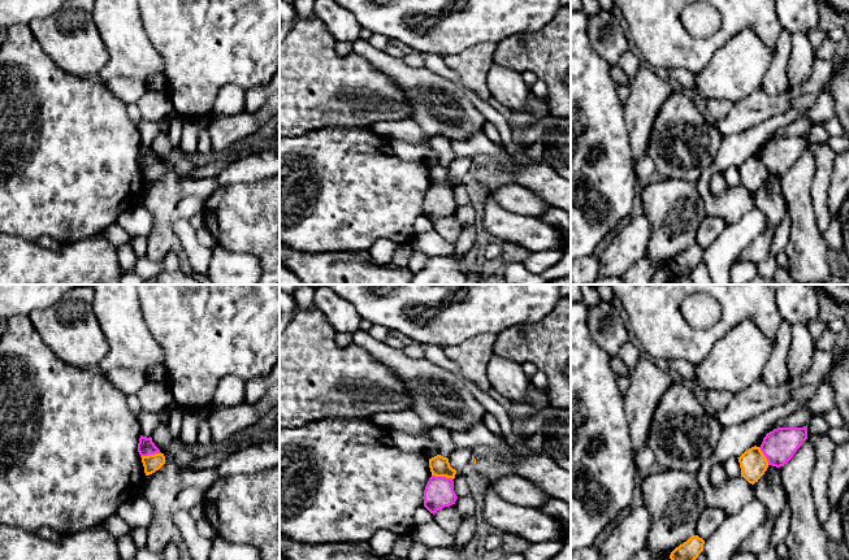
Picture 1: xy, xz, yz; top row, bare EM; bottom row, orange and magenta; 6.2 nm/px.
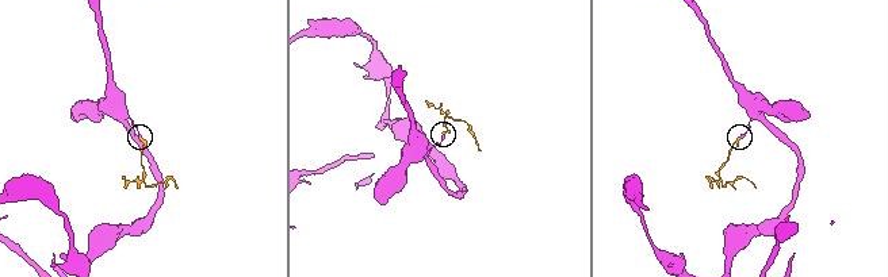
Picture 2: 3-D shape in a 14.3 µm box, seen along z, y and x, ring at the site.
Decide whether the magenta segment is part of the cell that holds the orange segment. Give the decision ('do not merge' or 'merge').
do not merge

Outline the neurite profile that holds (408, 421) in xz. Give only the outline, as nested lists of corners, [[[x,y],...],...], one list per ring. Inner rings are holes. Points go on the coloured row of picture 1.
[[[411,409],[397,413],[374,413],[368,421],[378,425],[389,433],[399,430],[419,437],[421,434],[429,434],[430,431],[419,414]]]

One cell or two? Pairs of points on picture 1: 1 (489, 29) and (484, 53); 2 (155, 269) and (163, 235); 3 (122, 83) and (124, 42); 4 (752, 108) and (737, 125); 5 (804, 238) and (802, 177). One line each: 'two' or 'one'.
1: two
2: two
3: two
4: one
5: one

